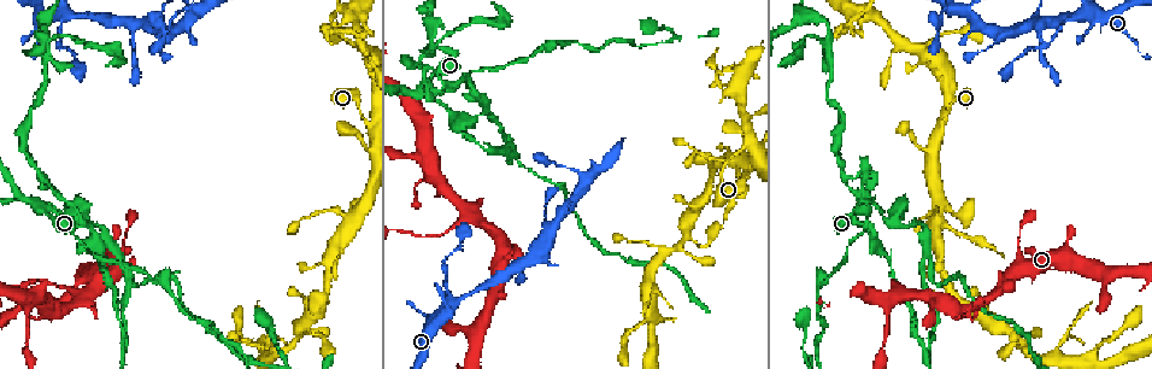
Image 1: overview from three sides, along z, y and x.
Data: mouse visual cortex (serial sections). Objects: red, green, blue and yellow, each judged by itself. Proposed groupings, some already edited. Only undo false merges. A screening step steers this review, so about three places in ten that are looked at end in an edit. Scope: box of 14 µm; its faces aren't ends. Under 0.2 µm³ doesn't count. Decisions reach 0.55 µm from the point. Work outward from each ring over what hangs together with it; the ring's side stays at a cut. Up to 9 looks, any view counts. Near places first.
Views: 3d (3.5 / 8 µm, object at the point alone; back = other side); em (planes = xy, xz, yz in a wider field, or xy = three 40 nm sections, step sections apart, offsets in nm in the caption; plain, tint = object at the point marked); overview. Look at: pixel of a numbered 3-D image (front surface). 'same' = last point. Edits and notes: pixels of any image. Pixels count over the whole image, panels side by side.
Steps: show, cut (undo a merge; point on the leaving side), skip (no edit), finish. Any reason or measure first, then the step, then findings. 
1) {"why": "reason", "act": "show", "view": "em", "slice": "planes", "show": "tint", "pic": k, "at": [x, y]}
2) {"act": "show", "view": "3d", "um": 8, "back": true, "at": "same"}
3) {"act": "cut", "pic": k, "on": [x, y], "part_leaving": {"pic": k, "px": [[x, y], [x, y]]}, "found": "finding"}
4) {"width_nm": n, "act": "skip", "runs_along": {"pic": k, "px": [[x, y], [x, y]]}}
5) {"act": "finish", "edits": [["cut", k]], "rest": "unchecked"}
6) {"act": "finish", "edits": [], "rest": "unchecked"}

{"why": "three-way junction", "act": "show", "view": "3d", "um": 8, "pic": 1, "at": [992, 296]}

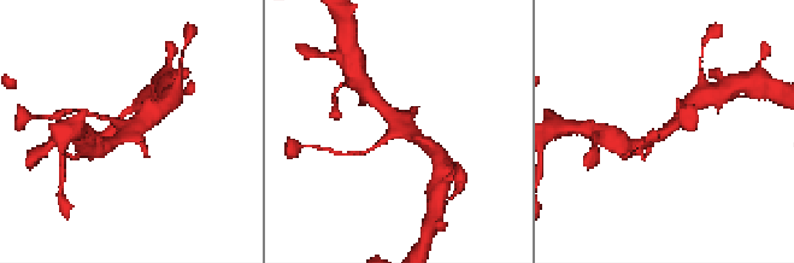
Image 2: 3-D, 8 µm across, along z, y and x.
{"act": "show", "view": "3d", "um": 3.5, "pic": 2, "at": [138, 129]}

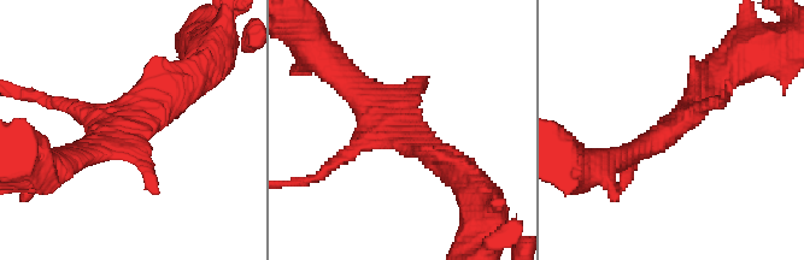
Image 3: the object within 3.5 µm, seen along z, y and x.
{"why": "shape alone is not enough", "act": "show", "view": "em", "slice": "xy", "step": 3, "show": "tint", "pic": 3, "at": [134, 125]}

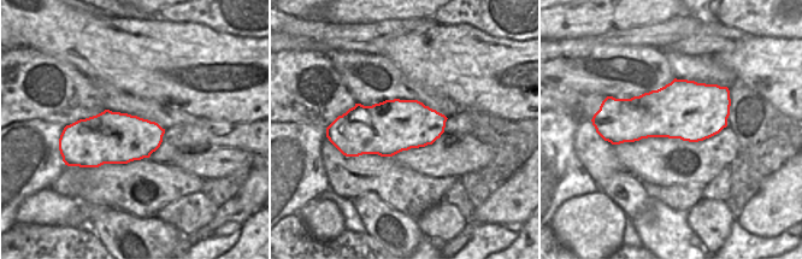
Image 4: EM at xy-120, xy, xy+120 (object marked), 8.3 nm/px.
{"act": "skip", "runs_along": {"pic": 3, "px": [[462, 175], [394, 126], [347, 80]]}, "found": "continuous, no second cell"}

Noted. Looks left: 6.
{"why": "thin neck", "act": "show", "view": "3d", "um": 8, "pic": 1, "at": [38, 208]}

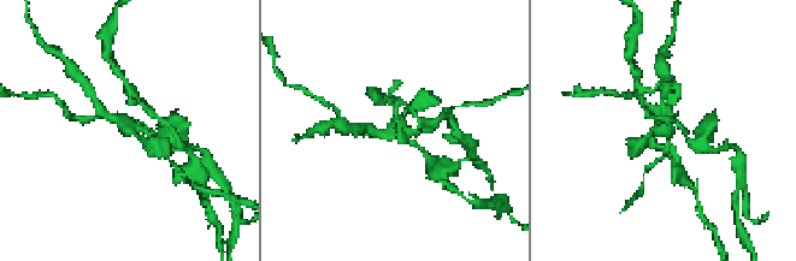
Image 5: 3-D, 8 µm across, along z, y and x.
{"why": "zoom in", "act": "show", "view": "3d", "um": 3.5, "pic": 5, "at": [130, 131]}

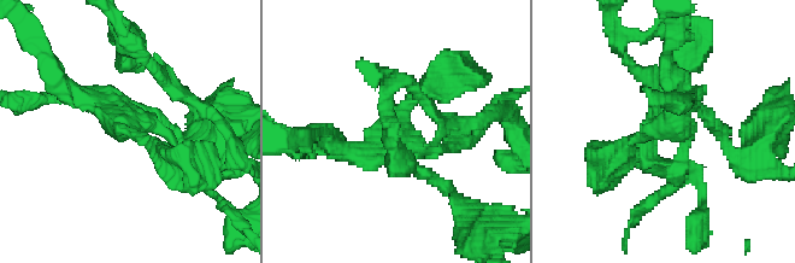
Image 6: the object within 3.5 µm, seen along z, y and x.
{"act": "show", "view": "em", "slice": "xy", "step": 3, "show": "tint", "pic": 6, "at": [120, 124]}

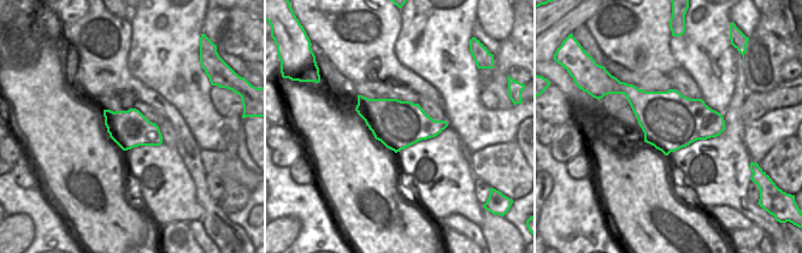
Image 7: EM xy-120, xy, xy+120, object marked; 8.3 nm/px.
{"act": "cut", "pic": 6, "on": [701, 54], "part_leaving": {"pic": 6, "px": [[693, 101], [730, 153], [748, 164]]}, "found": "a second cell is stuck on"}

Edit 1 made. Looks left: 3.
{"why": "a narrow waist", "act": "show", "view": "3d", "um": 3.5, "back": true, "pic": 1, "at": [474, 70]}

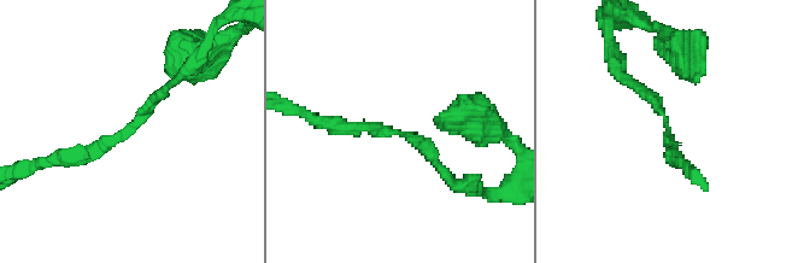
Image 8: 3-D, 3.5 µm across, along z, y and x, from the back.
{"arm_widths_nm": [150, 150], "act": "show", "view": "em", "slice": "xy", "step": 2, "show": "plain", "pic": 8, "at": [395, 131]}

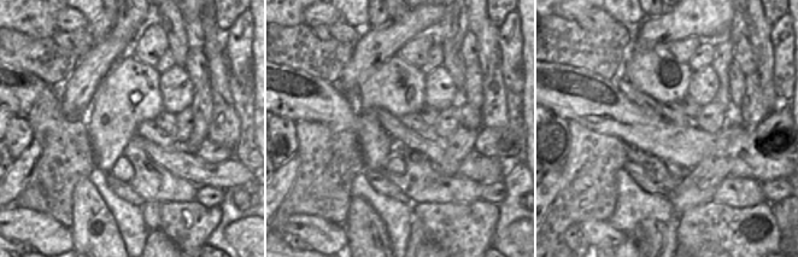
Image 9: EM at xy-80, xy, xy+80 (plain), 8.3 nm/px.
{"why": "with the object marked", "act": "show", "view": "em", "slice": "xy", "step": 2, "show": "tint", "at": "same"}

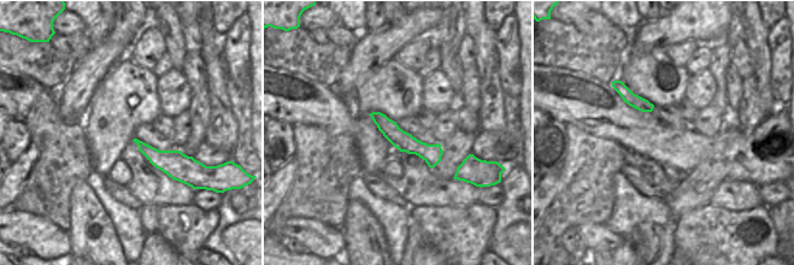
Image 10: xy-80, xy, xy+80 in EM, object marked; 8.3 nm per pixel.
{"width_nm": 160, "act": "skip", "runs_along": {"pic": 10, "px": [[375, 115], [399, 139], [437, 158]]}, "found": "continuous, no second cell"}

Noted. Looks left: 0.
{"act": "finish", "edits": [["cut", 6]], "rest": "unchecked"}

